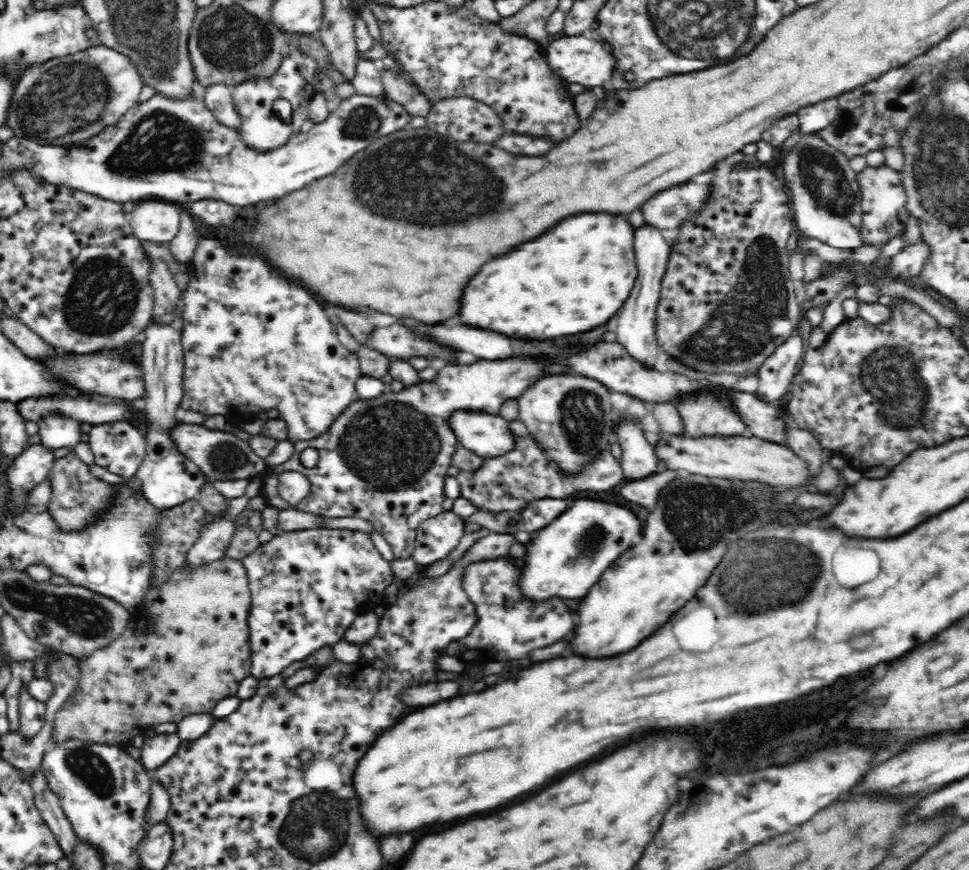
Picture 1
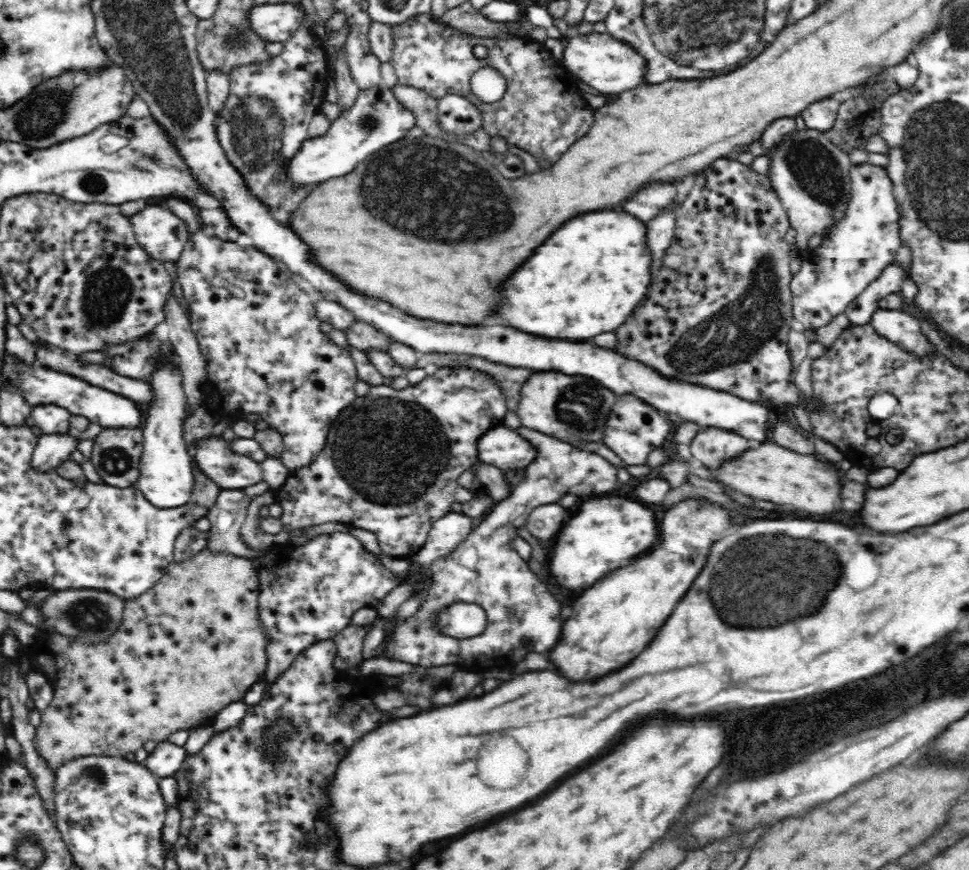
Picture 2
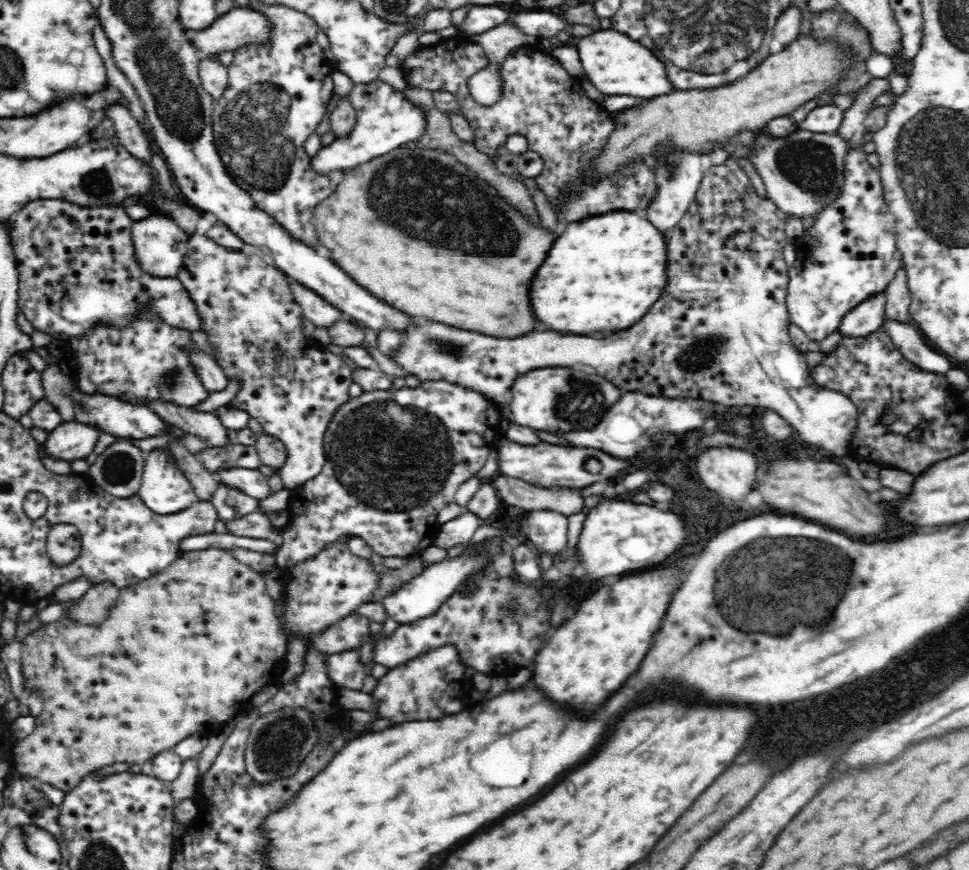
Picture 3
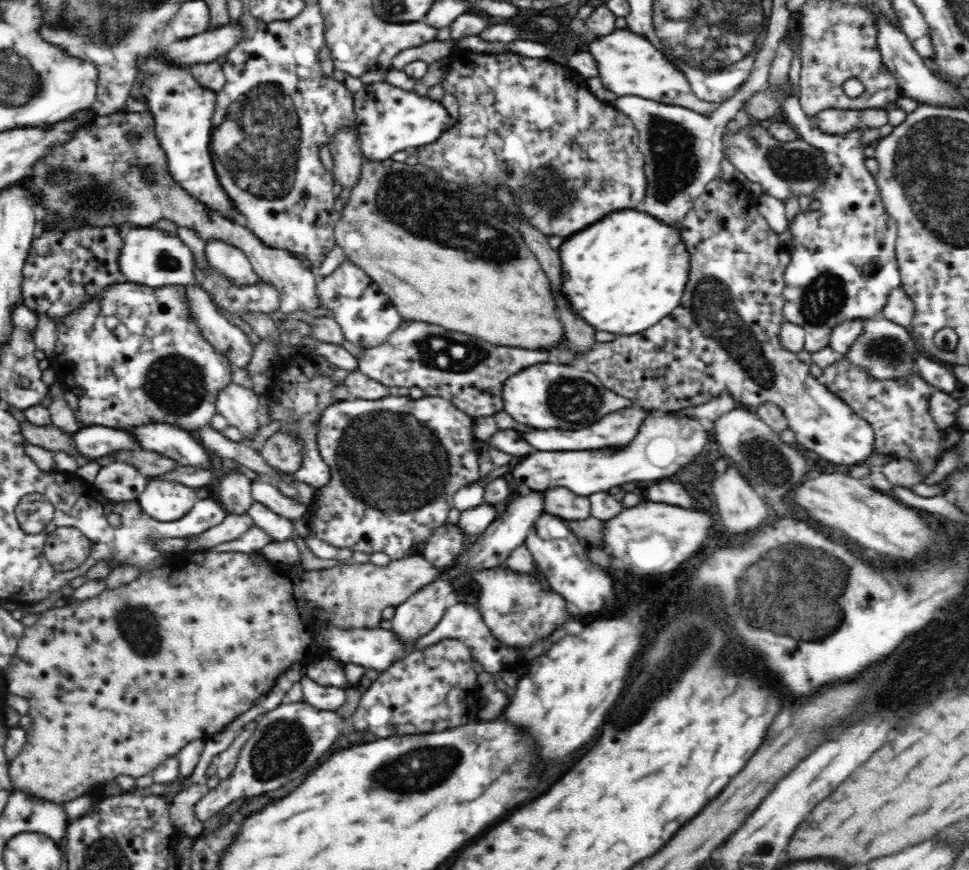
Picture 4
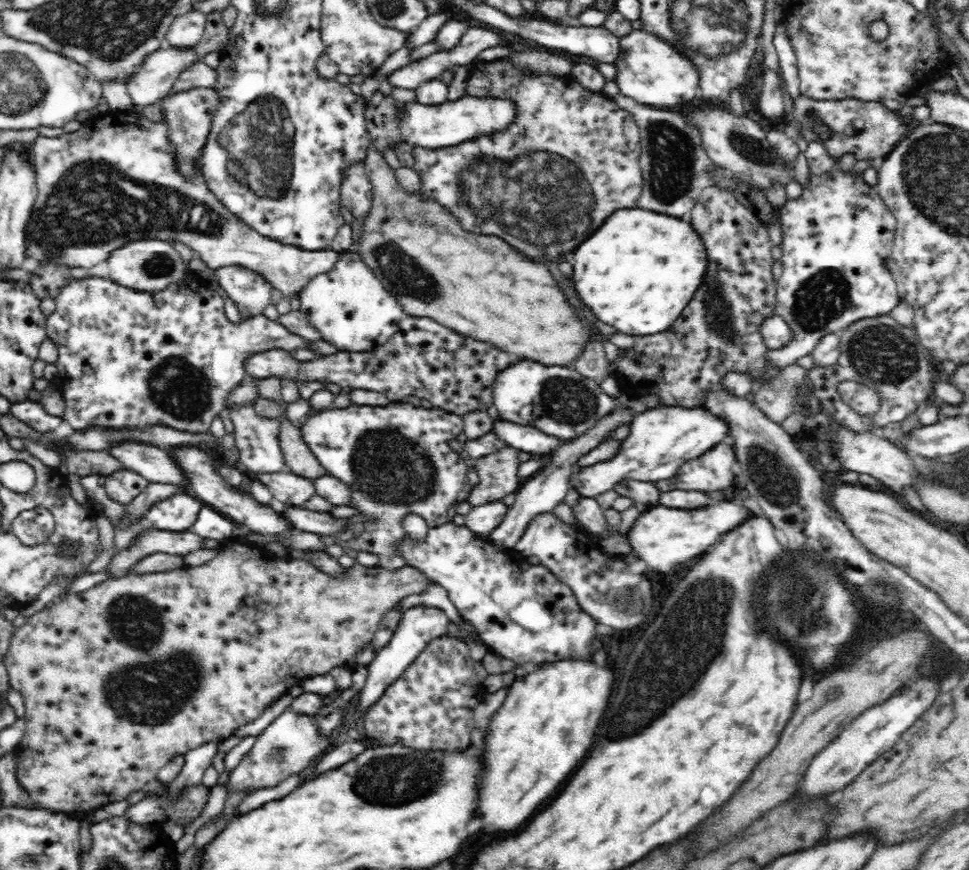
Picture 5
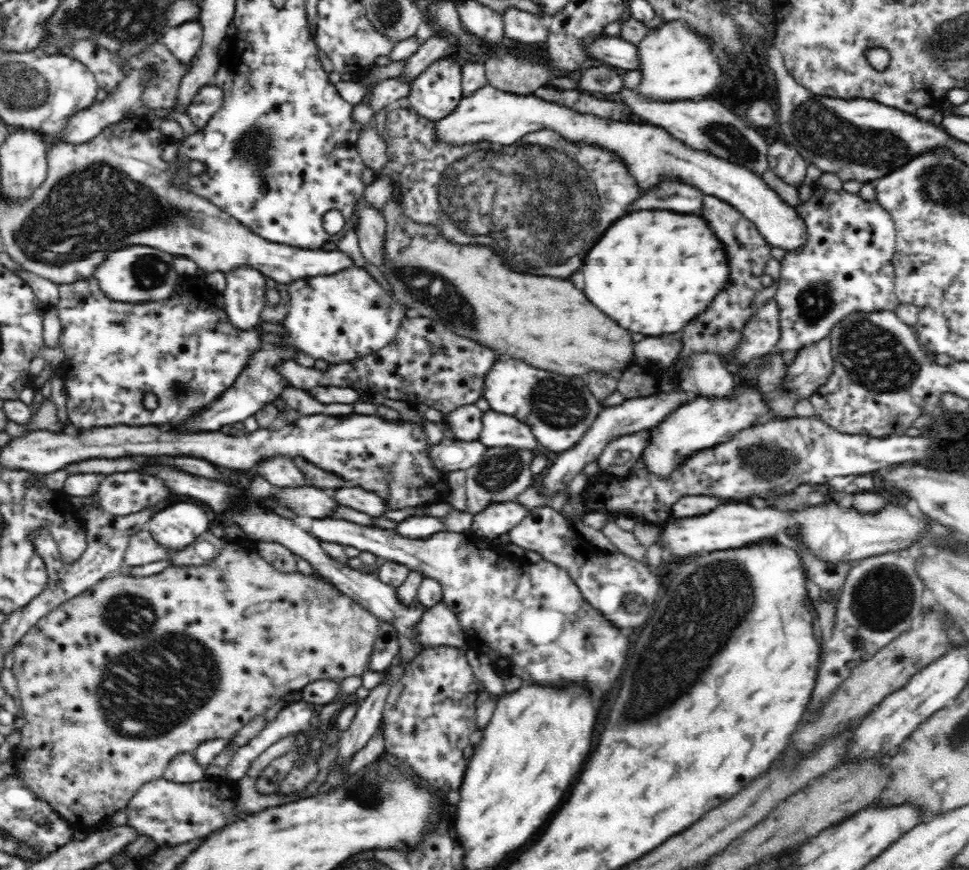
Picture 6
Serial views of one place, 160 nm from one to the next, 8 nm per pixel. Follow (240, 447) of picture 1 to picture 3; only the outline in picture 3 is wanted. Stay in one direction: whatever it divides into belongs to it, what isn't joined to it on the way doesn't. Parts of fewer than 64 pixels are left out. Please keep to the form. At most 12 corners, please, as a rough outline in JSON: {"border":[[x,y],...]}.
{"border":[[231,468],[216,476],[258,501],[272,496],[258,469]]}

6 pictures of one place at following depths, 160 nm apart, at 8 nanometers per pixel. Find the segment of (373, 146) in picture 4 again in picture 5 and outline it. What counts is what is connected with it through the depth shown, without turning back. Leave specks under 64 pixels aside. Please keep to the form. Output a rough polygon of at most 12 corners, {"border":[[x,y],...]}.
{"border":[[376,96],[364,110],[377,150],[429,150],[502,134],[515,102],[470,96],[438,105]]}

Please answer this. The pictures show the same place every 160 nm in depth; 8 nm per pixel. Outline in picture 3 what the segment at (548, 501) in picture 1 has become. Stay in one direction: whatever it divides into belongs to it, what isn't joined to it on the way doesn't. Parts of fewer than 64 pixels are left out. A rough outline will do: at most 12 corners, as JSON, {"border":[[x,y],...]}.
{"border":[[550,509],[528,514],[522,534],[553,562],[566,551],[568,518]]}

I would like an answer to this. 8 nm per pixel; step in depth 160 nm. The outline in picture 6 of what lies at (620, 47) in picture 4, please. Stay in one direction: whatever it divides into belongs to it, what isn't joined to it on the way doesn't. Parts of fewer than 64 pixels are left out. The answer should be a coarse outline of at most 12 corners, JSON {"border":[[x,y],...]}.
{"border":[[665,21],[637,44],[652,101],[700,100],[720,60],[691,26]]}

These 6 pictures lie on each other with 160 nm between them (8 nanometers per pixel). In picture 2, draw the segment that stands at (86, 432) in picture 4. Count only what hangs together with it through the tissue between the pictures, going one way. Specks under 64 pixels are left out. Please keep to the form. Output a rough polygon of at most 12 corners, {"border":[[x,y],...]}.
{"border":[[77,432],[44,433],[31,466],[48,472],[71,459]]}

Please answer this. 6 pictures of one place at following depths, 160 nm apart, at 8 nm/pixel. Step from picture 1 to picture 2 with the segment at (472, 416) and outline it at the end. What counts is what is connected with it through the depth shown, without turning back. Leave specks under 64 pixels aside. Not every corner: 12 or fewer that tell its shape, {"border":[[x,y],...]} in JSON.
{"border":[[494,425],[477,440],[479,460],[502,471],[532,462],[515,429]]}

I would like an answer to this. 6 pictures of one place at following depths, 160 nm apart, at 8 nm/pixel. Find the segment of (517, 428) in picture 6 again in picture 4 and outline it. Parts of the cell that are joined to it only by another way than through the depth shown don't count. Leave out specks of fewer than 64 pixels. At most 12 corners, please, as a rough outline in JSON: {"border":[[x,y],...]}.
{"border":[[632,406],[586,430],[530,430],[534,450],[626,446],[649,410]]}

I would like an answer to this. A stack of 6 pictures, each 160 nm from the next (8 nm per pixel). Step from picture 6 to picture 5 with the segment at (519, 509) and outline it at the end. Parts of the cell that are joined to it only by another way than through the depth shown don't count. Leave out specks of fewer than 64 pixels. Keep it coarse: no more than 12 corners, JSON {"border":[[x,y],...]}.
{"border":[[501,500],[472,507],[464,526],[487,537],[504,520]]}

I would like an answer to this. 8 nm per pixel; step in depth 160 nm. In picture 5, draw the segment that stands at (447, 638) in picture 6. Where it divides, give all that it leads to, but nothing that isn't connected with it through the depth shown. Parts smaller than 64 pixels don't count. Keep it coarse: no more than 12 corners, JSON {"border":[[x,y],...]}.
{"border":[[439,608],[406,609],[390,642],[366,666],[355,700],[364,716],[435,638]]}

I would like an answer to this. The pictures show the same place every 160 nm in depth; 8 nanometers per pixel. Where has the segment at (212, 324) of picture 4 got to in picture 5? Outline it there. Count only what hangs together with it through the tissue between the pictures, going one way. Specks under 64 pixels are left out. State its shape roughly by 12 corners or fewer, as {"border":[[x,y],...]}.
{"border":[[407,316],[368,352],[252,355],[245,374],[486,411],[518,358]]}

